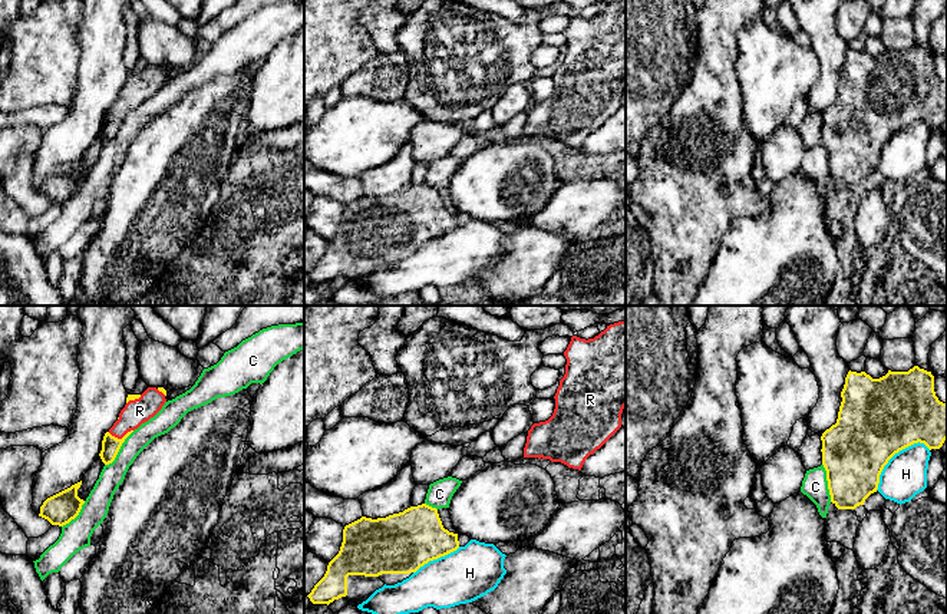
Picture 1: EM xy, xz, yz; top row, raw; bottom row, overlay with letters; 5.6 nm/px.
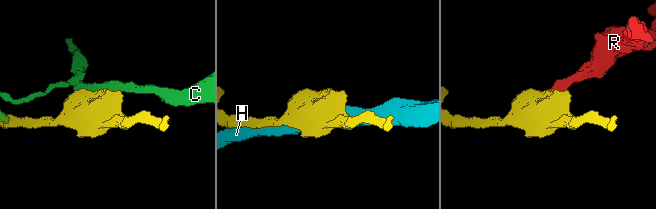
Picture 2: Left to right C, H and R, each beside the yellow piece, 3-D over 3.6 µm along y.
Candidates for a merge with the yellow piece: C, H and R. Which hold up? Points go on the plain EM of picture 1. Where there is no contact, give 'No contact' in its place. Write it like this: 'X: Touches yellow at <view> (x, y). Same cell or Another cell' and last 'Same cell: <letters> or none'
C: Touches yellow at xy (119, 126). Another cell
H: Touches yellow at yz (894, 132). Another cell
R: Touches yellow at xy (119, 118). Same cell
Same cell: R

